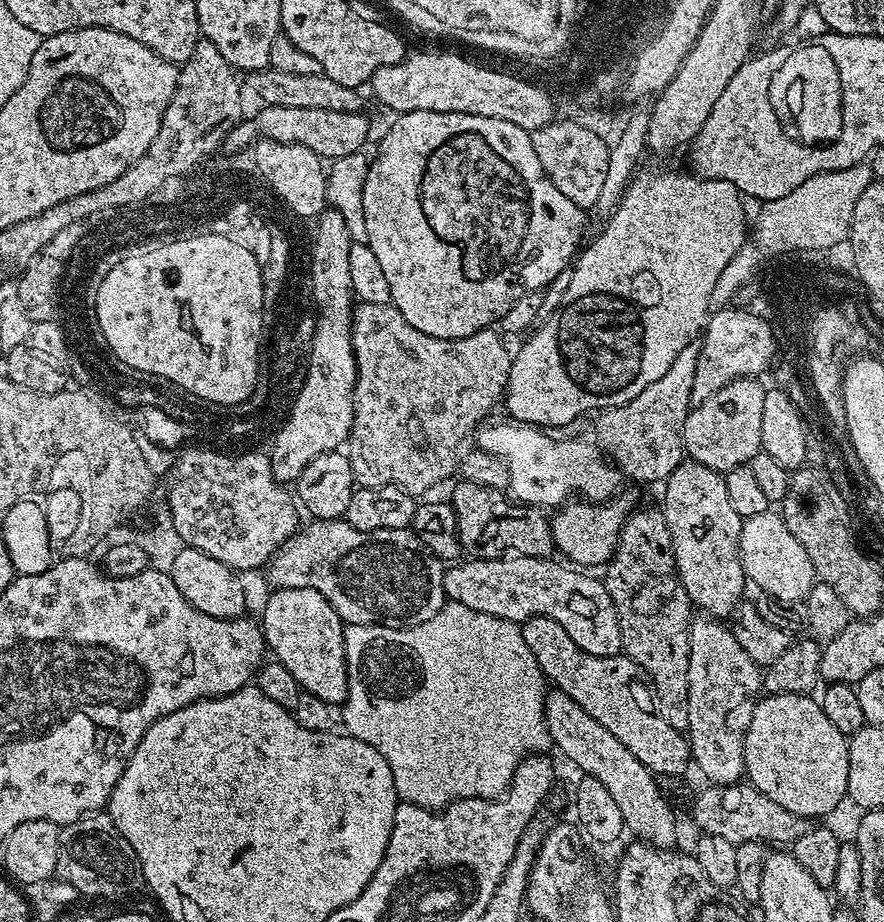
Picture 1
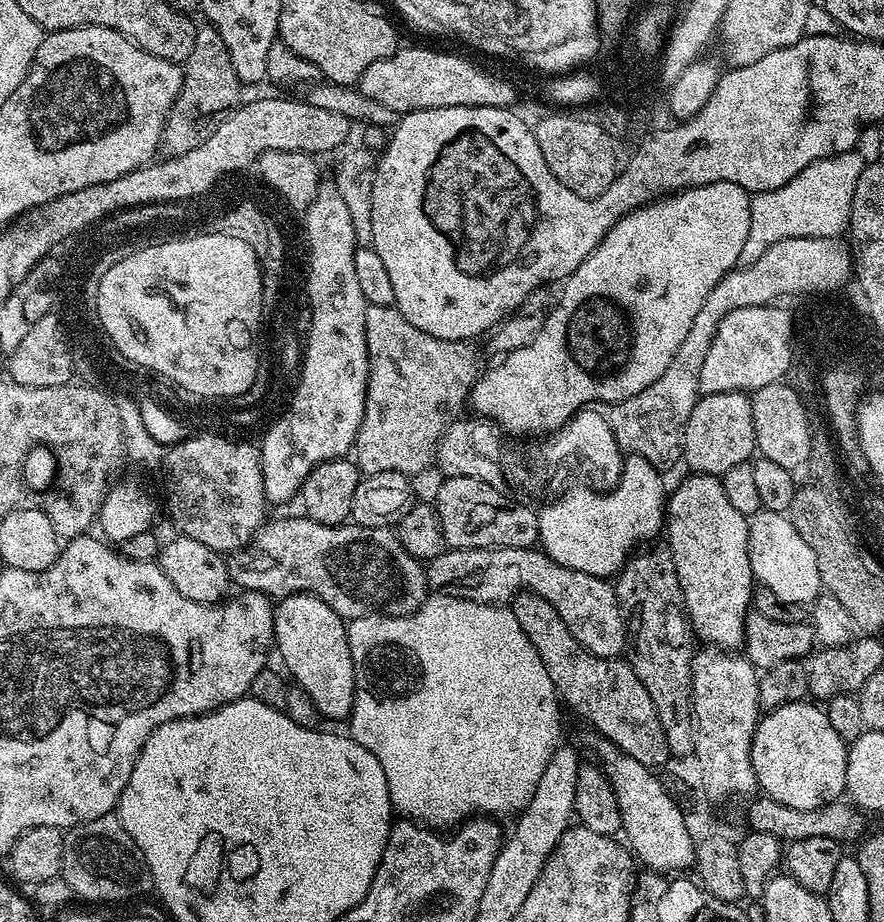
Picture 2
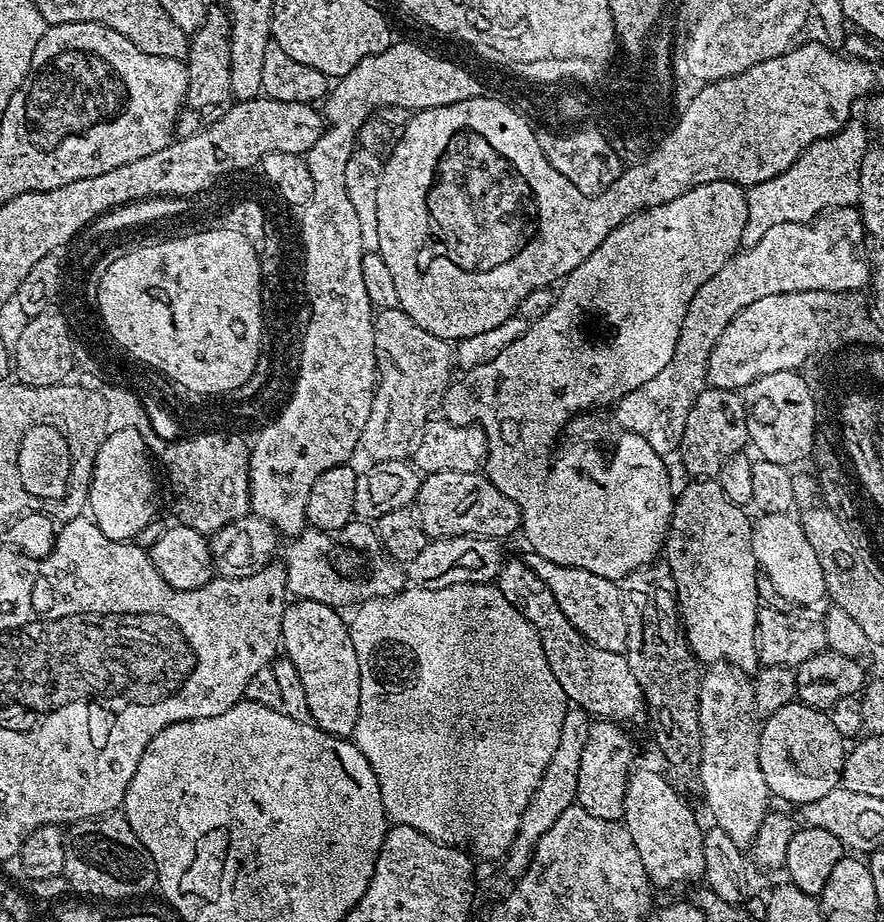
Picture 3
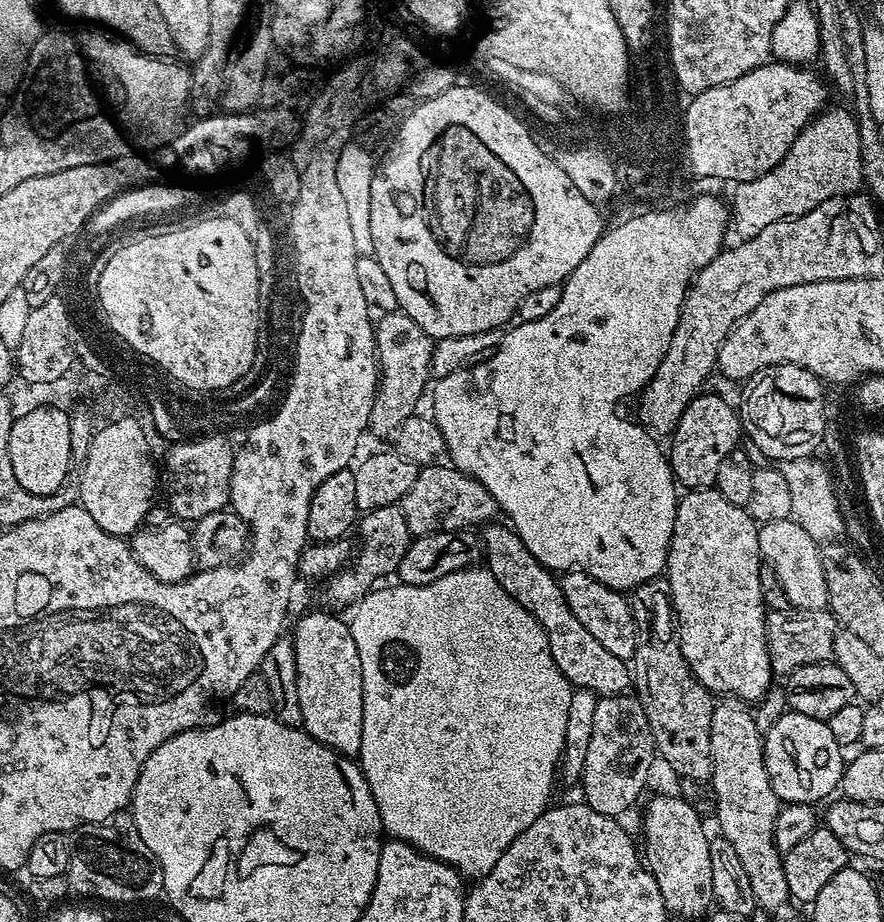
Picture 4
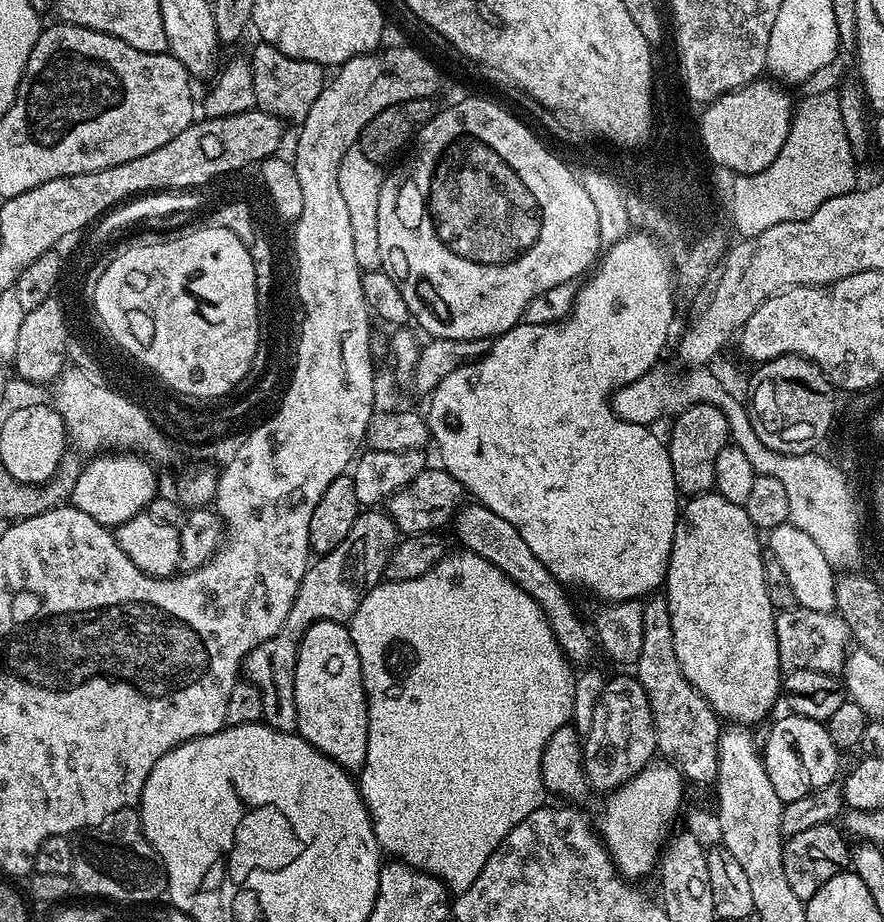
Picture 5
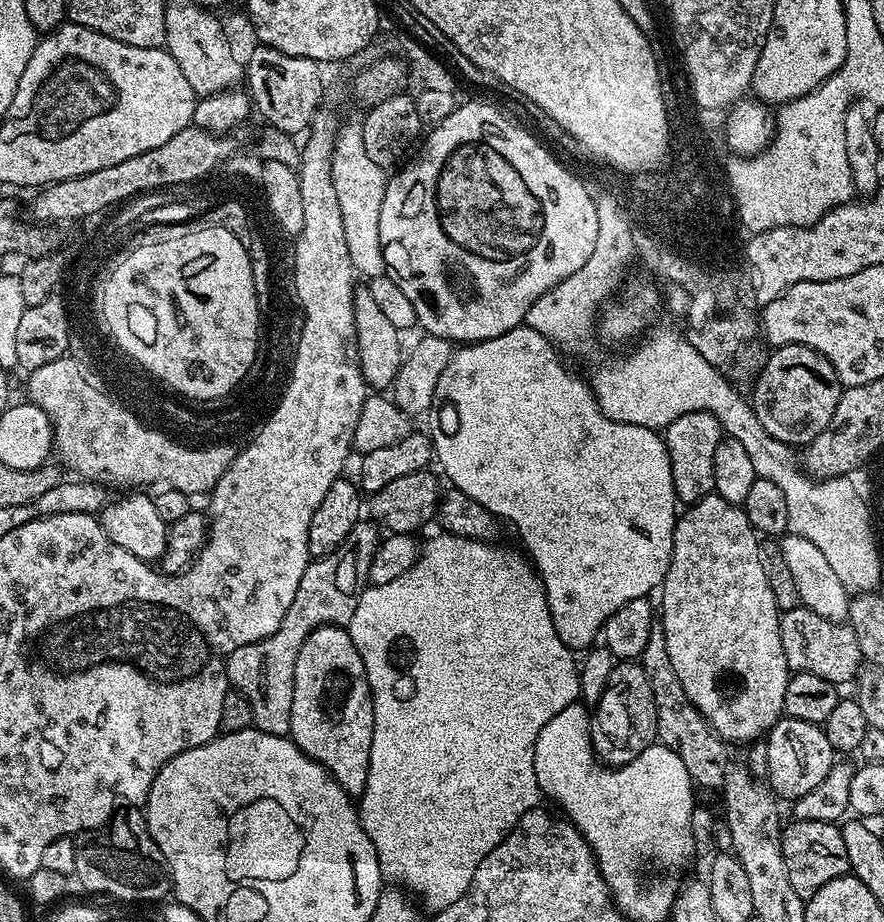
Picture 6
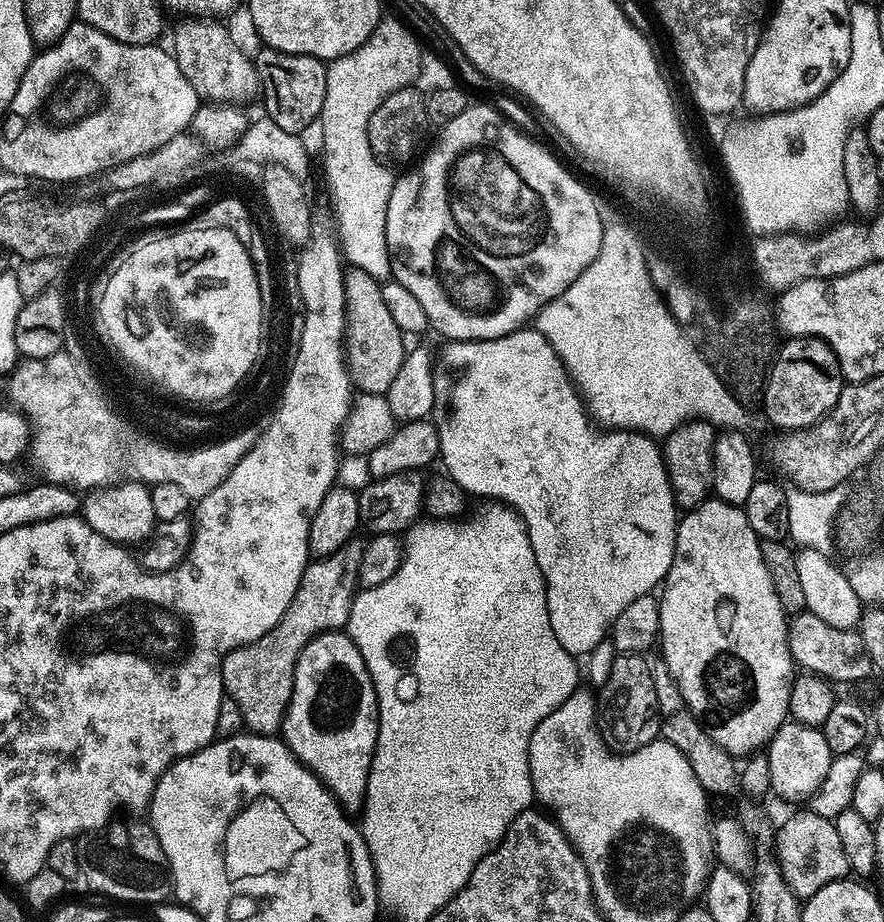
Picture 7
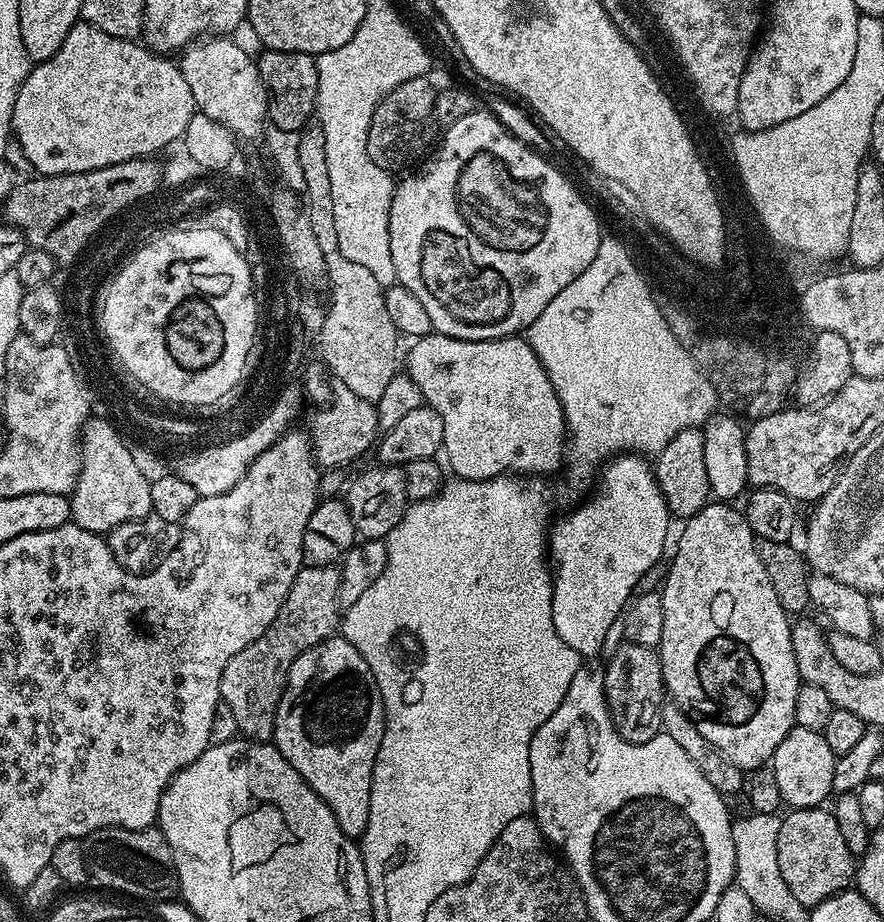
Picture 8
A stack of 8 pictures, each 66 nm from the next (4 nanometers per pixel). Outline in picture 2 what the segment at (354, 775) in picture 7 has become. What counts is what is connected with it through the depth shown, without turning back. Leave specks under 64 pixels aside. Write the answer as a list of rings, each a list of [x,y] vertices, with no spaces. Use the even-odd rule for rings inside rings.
[[[286,596],[274,608],[274,634],[275,651],[280,651],[288,667],[287,675],[294,681],[295,687],[310,694],[325,721],[347,721],[354,706],[356,671],[354,658],[350,654],[348,629],[342,617],[317,596]]]

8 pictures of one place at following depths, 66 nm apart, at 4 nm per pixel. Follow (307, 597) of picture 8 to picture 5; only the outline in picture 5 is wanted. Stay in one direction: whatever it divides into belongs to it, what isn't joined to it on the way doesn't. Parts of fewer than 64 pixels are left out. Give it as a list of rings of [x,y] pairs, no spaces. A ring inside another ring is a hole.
[[[364,510],[354,522],[350,534],[333,551],[317,555],[311,561],[296,591],[290,614],[286,622],[266,642],[254,646],[244,659],[243,679],[256,687],[262,698],[263,723],[279,732],[296,732],[298,706],[294,702],[294,674],[296,673],[296,652],[310,626],[323,620],[335,624],[351,621],[358,610],[360,597],[365,591],[364,556],[368,560],[387,561],[396,549],[398,529],[396,523],[384,510]]]

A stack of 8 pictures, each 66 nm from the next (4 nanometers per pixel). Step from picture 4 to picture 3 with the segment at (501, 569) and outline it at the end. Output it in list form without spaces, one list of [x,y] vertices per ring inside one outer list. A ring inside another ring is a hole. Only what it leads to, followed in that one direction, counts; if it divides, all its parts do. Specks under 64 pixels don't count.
[[[523,559],[505,563],[498,577],[500,593],[538,630],[538,638],[542,642],[542,654],[546,654],[546,662],[550,662],[550,670],[554,678],[558,678],[558,686],[568,695],[575,707],[588,712],[592,718],[613,720],[621,726],[645,723],[646,709],[642,686],[638,686],[638,678],[634,678],[634,670],[630,670],[627,655],[622,652],[611,652],[594,646],[581,632],[574,630],[570,618],[562,614],[562,606],[558,606],[550,586],[534,574],[534,570]]]

